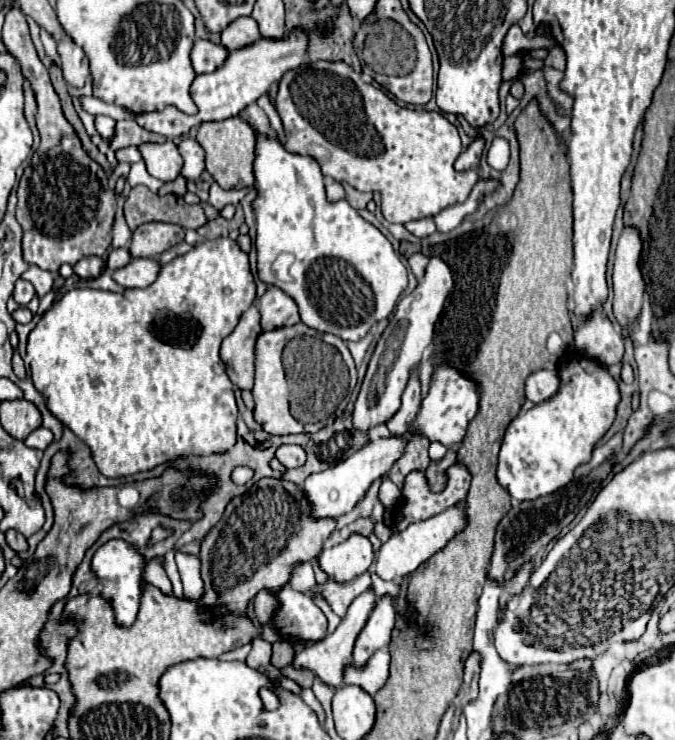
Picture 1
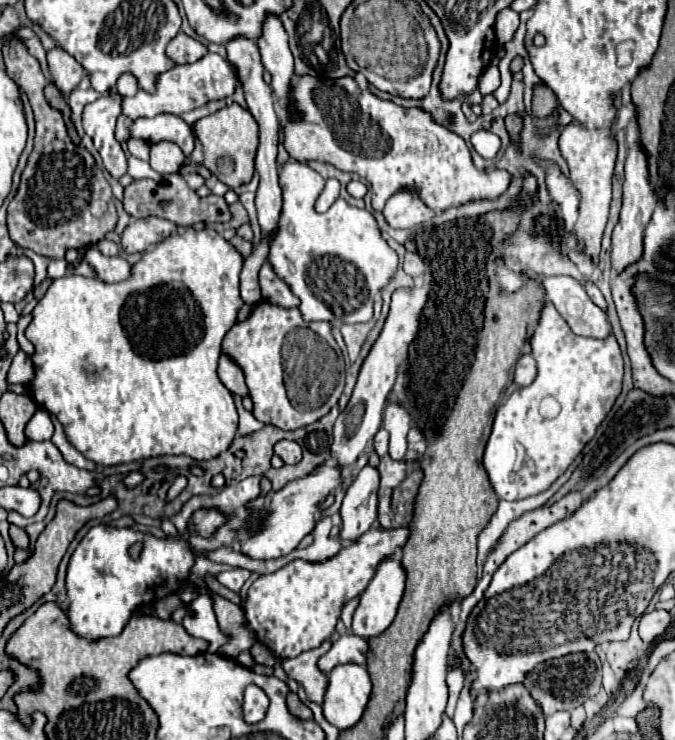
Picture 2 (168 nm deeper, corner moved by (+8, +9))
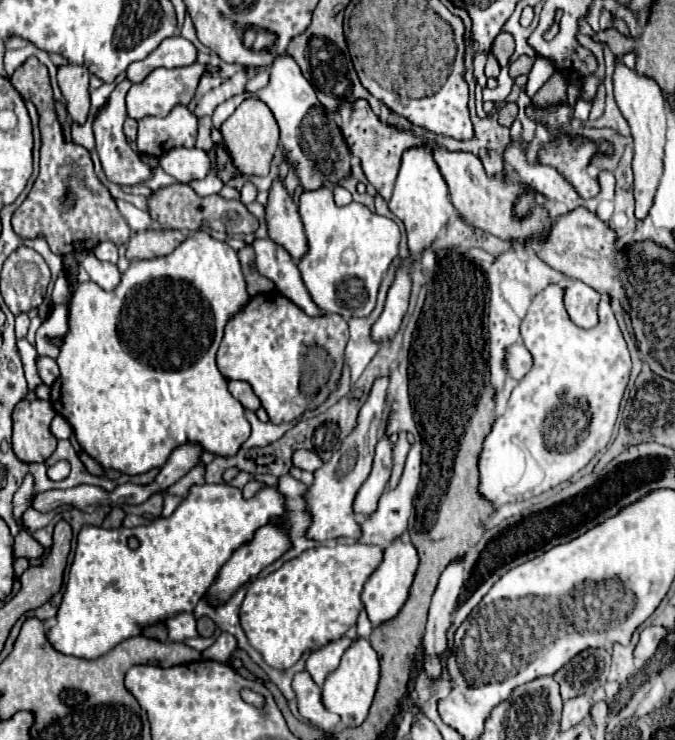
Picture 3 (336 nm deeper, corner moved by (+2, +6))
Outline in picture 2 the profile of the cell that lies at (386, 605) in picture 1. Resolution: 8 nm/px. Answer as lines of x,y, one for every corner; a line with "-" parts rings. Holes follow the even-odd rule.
393,558
383,560
379,564
373,580
359,596
359,606
353,614
353,634
363,636
363,638
373,638
373,636
379,636
381,632
385,632
395,618
399,600
403,596
403,588
405,588
405,572
403,572
401,562
393,560

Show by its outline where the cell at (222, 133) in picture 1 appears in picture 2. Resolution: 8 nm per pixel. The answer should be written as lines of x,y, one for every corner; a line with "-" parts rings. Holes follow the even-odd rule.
239,104
225,106
223,110
199,118
193,126
197,140
203,144
205,154
205,168
213,172
221,182
229,188
237,188
247,184
253,178
253,158
257,150
257,122
249,114
249,110
241,108

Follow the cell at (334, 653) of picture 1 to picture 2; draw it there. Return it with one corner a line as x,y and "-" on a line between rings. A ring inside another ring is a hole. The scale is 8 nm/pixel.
325,640
319,648
301,652
295,658
283,658
283,668
289,674
289,678
297,680
299,684
303,684
307,698
313,702
323,702
325,690
327,690
327,676
321,674
321,670
317,670
317,658
321,658
321,654
325,654
325,650
329,650
329,646
333,644
333,640

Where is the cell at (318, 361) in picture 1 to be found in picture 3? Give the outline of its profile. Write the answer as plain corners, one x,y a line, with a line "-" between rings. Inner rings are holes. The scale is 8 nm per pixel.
267,291
253,295
245,307
241,307
225,325
225,337
217,351
217,367
229,381
245,381
253,387
263,409
273,423
289,423
301,417
305,411
317,409
323,403
341,377
343,351
347,345
347,323
339,315
309,317
293,301
279,291

